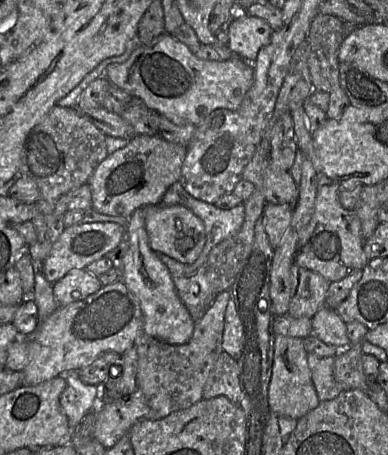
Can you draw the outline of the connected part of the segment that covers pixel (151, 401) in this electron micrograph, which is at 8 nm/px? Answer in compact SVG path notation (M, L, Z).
M230 293L218 294L204 316L197 322L189 342L182 345L168 344L144 335L139 339L137 350L137 389L143 394L151 419L187 409L203 399L203 389L218 357L224 351L222 342L225 313Z

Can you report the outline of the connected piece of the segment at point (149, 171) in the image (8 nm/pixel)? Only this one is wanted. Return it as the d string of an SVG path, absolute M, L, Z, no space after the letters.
M135 135L128 144L112 153L96 167L88 180L91 208L109 216L129 217L134 211L159 204L167 189L180 180L187 146L157 135Z

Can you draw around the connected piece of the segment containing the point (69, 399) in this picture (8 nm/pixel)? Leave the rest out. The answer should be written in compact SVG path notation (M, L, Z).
M65 371L60 374L66 380L66 388L59 402L68 418L70 428L76 427L83 416L95 410L99 402L99 388L85 384L79 377L79 371Z

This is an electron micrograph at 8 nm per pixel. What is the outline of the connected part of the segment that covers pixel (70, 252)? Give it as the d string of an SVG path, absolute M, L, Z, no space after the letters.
M81 222L66 227L43 261L46 279L54 284L72 270L85 269L90 263L116 248L125 237L125 227L114 222Z

